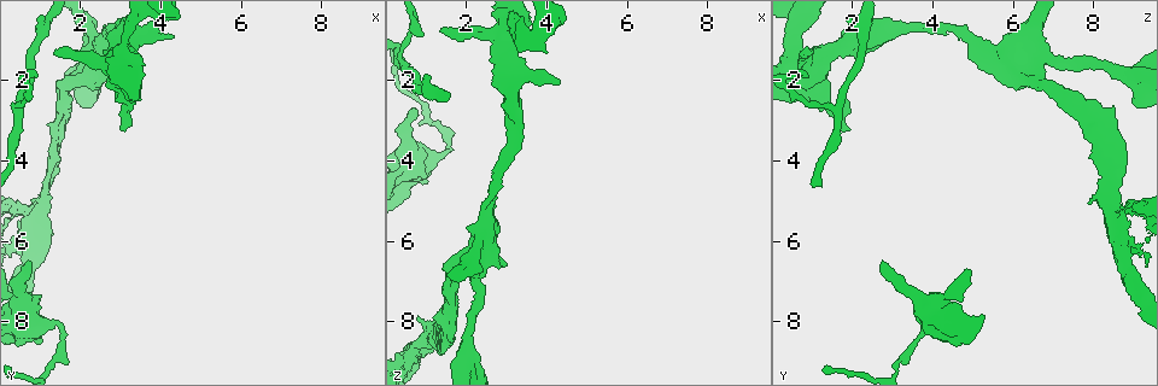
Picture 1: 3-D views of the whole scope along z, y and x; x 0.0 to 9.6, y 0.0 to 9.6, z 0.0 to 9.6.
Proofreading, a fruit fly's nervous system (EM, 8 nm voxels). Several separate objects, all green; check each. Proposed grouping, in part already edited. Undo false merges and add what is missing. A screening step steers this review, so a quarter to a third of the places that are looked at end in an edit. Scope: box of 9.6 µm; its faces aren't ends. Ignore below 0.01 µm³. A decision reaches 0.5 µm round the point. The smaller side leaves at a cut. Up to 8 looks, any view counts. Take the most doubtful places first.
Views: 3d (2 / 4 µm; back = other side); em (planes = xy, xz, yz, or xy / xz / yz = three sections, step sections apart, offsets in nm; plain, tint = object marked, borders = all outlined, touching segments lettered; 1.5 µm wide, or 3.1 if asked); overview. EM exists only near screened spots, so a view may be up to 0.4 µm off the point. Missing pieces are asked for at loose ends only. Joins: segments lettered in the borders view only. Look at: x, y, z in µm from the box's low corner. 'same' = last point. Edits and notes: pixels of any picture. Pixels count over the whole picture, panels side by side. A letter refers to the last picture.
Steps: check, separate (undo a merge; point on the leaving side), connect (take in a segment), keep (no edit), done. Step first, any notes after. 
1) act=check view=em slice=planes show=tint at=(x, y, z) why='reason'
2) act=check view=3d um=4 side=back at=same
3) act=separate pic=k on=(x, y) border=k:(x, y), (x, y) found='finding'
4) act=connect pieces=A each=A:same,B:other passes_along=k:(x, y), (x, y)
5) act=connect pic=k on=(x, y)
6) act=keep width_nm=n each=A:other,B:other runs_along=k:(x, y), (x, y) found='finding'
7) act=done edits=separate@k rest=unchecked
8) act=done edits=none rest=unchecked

act=check view=em slice=planes show=borders at=(0.70, 6.55, 2.80) why='free end'

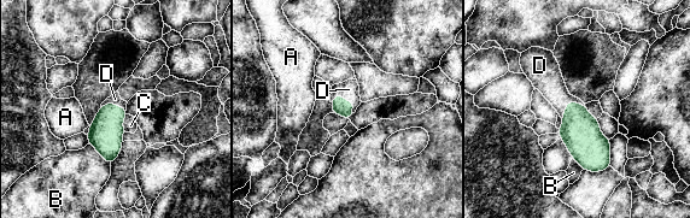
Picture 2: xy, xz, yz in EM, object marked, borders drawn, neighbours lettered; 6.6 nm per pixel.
act=connect pieces=D each=A:other,B:other,C:other,D:same passes_along=2:(340, 106), (346, 100), (349, 89) found='it goes on there'

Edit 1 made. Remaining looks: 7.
act=check view=3d um=4 side=back at=(4.30, 0.95, 2.05) why='an open end'

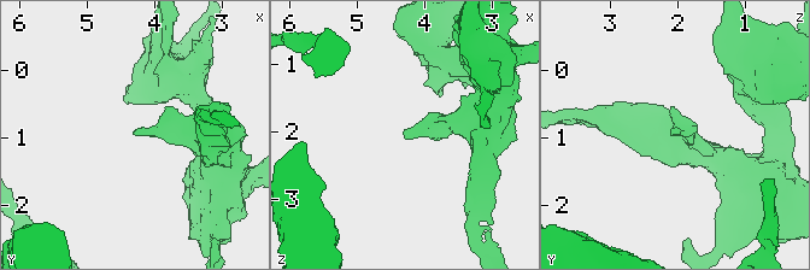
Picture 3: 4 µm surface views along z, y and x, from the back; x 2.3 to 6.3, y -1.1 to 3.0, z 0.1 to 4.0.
act=check view=em slice=yz step=4 show=borders at=(4.30, 0.90, 2.10)

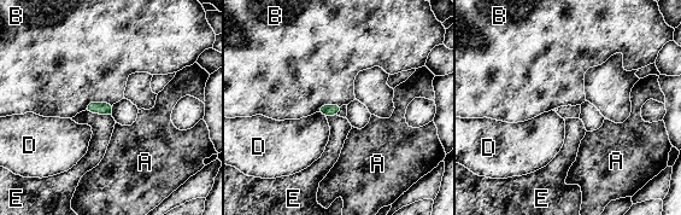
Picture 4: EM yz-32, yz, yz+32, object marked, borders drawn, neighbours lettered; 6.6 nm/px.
act=keep each=A:other,B:other,D:other,E:other border=4:(112, 105), (89, 102), (83, 110) found='none of them fits'

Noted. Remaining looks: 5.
act=check view=3d um=4 at=(1.95, 1.35, 0.80) why='calibre changes'

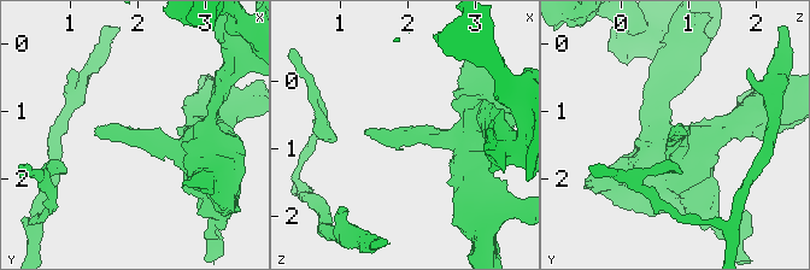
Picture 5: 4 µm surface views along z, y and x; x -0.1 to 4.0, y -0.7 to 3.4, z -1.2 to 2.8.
act=check view=em slice=planes show=tint at=(1.90, 1.35, 0.80)

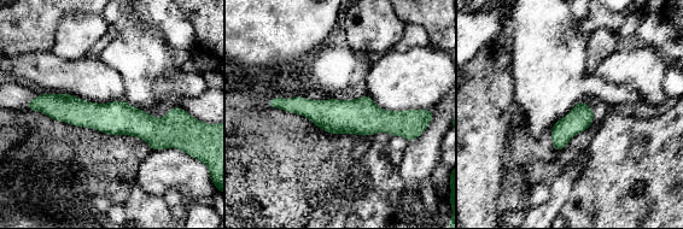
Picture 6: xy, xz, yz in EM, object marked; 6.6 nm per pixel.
act=check view=em slice=planes show=borders at=same why='what lies round it'

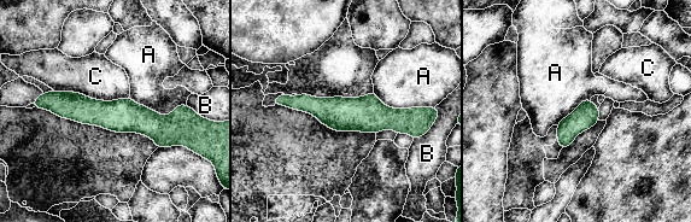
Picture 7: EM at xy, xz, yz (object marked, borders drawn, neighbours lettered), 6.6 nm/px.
act=keep each=A:other,B:other,C:other found='continuous, no second neuron'

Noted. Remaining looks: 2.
act=done edits=connect@2 rest=unchecked

